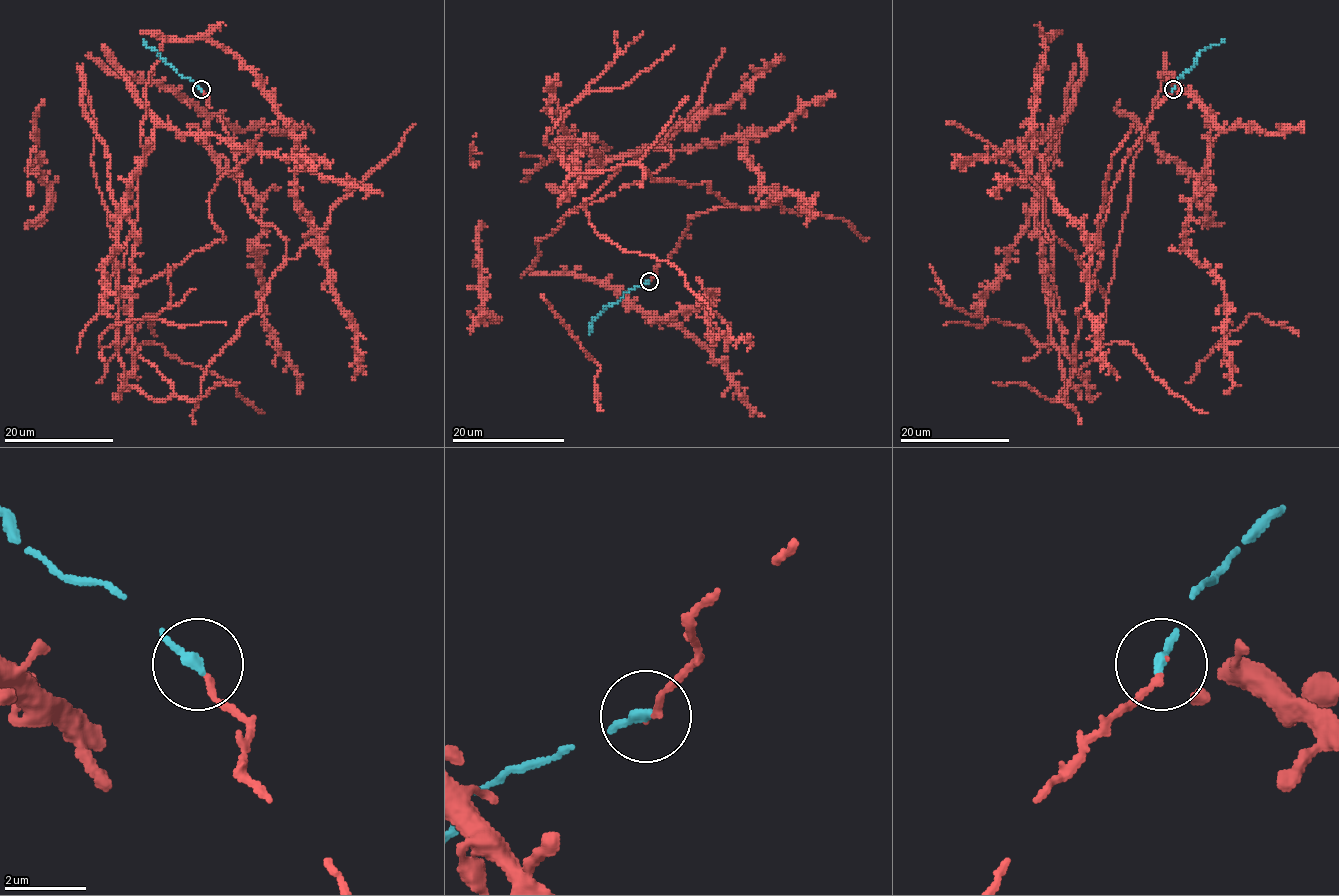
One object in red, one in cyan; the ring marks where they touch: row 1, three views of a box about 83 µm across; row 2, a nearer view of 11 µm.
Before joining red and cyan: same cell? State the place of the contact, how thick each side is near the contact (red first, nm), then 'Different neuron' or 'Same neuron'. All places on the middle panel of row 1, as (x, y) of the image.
Place: (649, 281). Thickness 110 nm (red) against 240 nm. Same neuron

